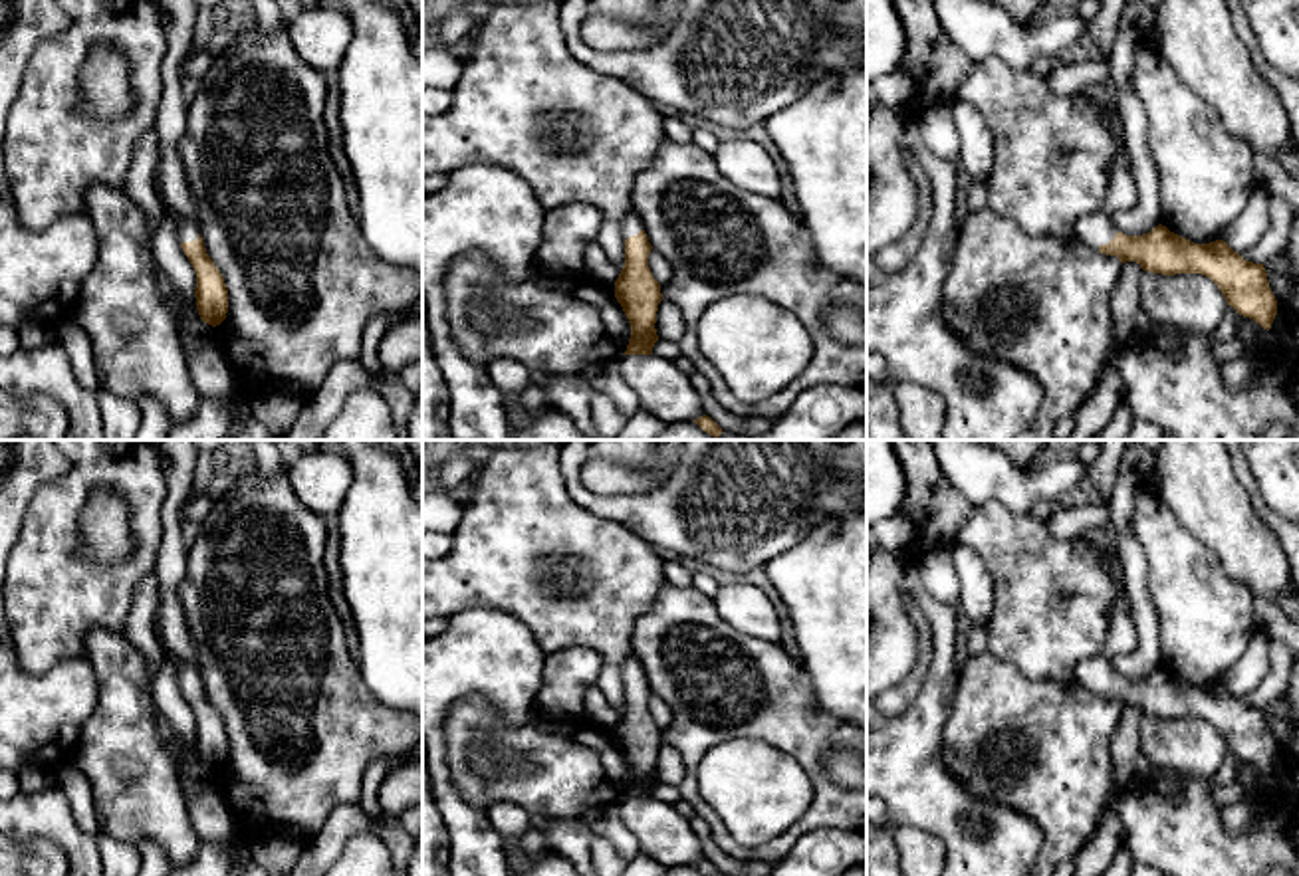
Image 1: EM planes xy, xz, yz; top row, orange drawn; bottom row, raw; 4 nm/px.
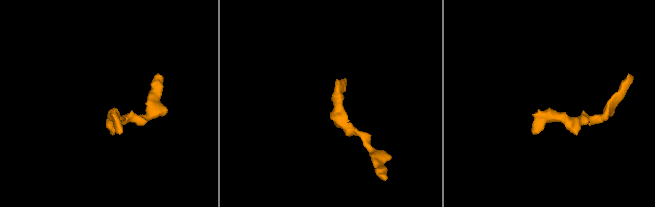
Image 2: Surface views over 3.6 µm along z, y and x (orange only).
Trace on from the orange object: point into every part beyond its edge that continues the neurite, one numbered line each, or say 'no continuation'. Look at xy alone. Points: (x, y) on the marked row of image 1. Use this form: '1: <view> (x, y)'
1: xy (187, 228)

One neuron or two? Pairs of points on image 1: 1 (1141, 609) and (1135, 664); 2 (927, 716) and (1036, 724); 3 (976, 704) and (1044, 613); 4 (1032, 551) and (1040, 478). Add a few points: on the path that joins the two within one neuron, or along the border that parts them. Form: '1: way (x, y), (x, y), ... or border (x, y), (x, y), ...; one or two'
1: way (1145, 623), (1145, 651); one
2: border (958, 672), (943, 736), (943, 764); two
3: border (988, 651), (1010, 660), (1032, 678), (1052, 678); two
4: border (980, 502), (1002, 502), (1014, 512), (1026, 514); two

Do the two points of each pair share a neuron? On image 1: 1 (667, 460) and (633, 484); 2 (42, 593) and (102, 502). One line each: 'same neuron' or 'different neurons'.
1: same neuron
2: different neurons

